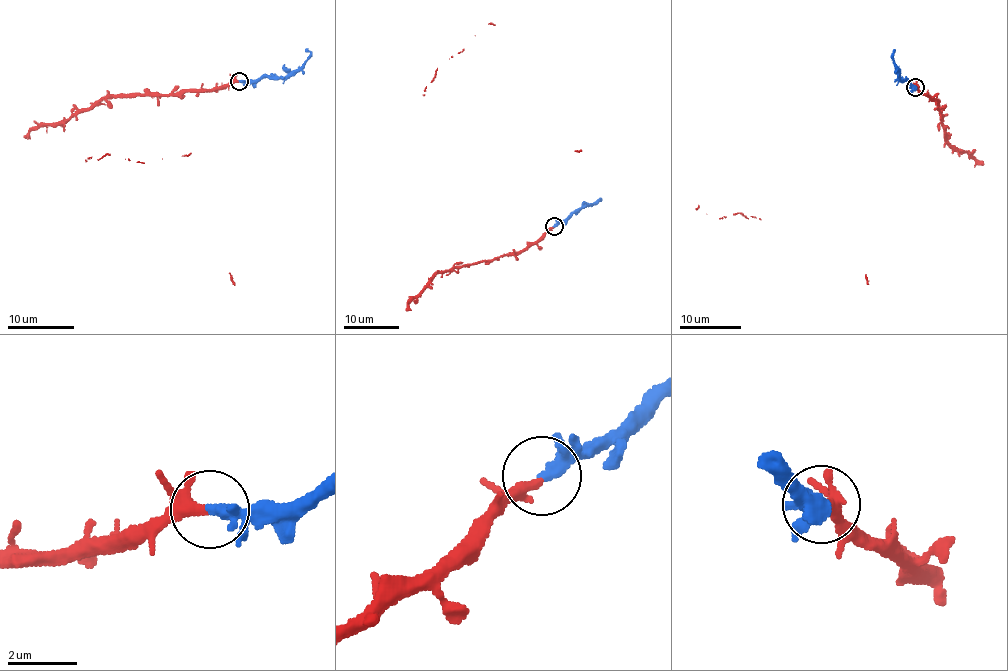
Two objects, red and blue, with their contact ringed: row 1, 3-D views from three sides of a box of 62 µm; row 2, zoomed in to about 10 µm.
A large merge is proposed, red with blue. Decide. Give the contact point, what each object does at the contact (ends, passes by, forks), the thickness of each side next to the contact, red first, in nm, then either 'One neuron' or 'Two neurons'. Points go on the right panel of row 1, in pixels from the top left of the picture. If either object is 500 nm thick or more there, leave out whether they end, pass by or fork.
Place: (915, 87). At the ring red forks. At the ring blue passes by. Thickness 200 nm (red) against 240 nm. One neuron

